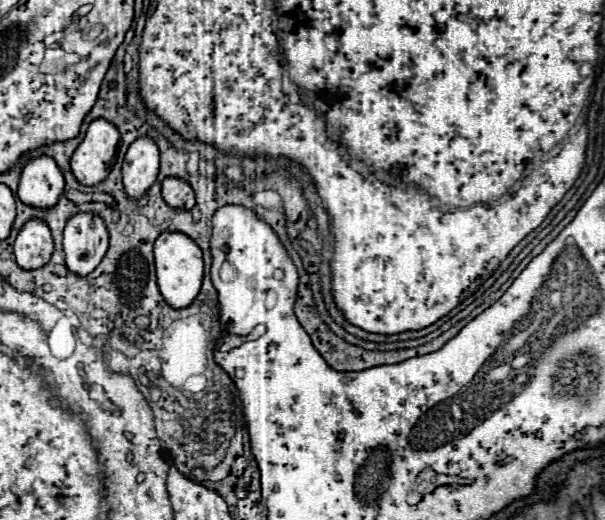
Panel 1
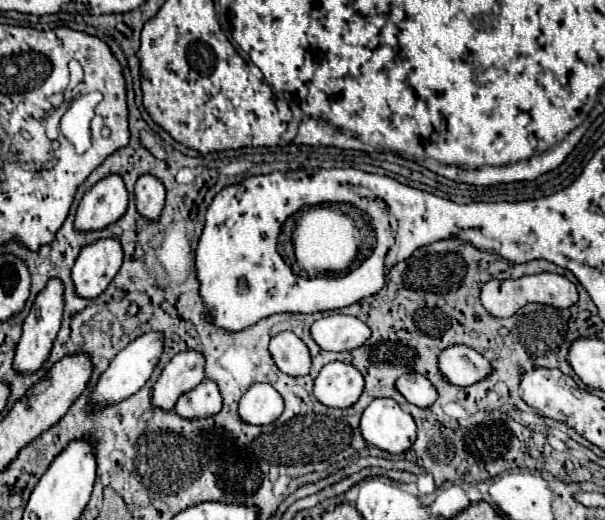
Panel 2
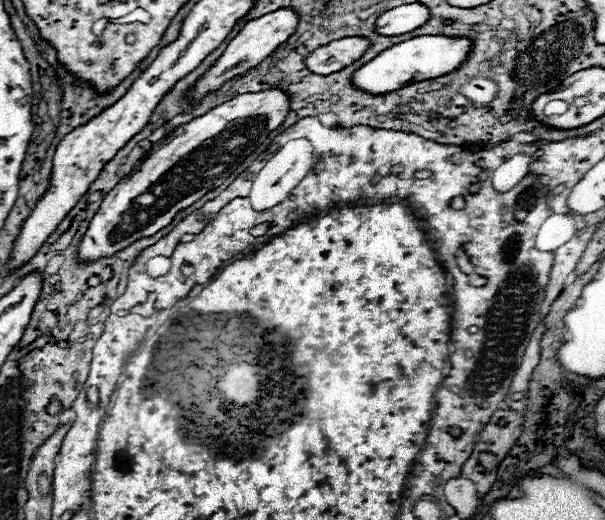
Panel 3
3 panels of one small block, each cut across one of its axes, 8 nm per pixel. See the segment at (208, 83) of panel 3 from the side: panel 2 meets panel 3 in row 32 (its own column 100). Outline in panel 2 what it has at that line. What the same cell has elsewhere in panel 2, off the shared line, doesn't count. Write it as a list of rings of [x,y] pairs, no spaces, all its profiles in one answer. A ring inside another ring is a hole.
[[[100,238],[84,246],[72,268],[78,296],[96,298],[112,282],[122,264],[122,246],[116,238]]]

